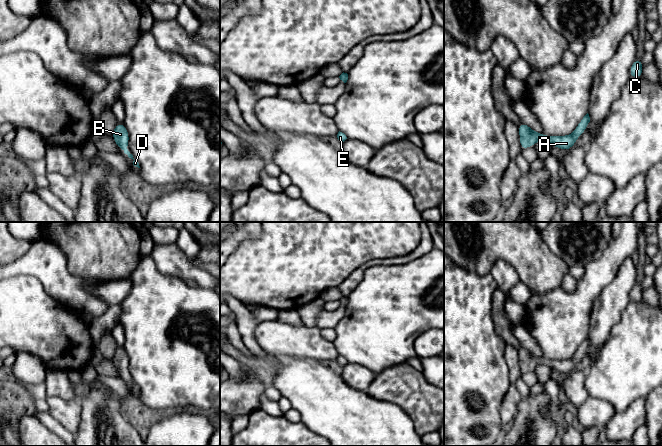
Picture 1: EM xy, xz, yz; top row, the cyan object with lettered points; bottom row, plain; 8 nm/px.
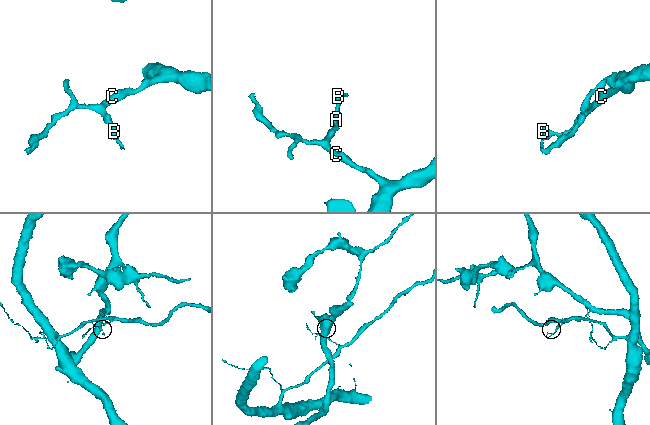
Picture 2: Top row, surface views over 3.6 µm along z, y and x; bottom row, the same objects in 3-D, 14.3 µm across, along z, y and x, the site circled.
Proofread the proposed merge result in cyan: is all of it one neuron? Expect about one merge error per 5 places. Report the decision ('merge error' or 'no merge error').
no merge error

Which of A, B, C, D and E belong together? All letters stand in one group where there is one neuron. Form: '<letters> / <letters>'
A B C D E

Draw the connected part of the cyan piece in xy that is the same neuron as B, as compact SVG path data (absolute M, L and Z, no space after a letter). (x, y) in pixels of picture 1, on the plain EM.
M117 347L114 355L111 357L114 361L116 369L128 379L129 382L133 383L133 379L128 375L127 370L129 366L129 358L123 347Z

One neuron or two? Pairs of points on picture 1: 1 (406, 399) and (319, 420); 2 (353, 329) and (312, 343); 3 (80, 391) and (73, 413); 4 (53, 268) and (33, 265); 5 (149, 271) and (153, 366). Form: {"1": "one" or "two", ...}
{"1": "two", "2": "two", "3": "two", "4": "one", "5": "one"}

